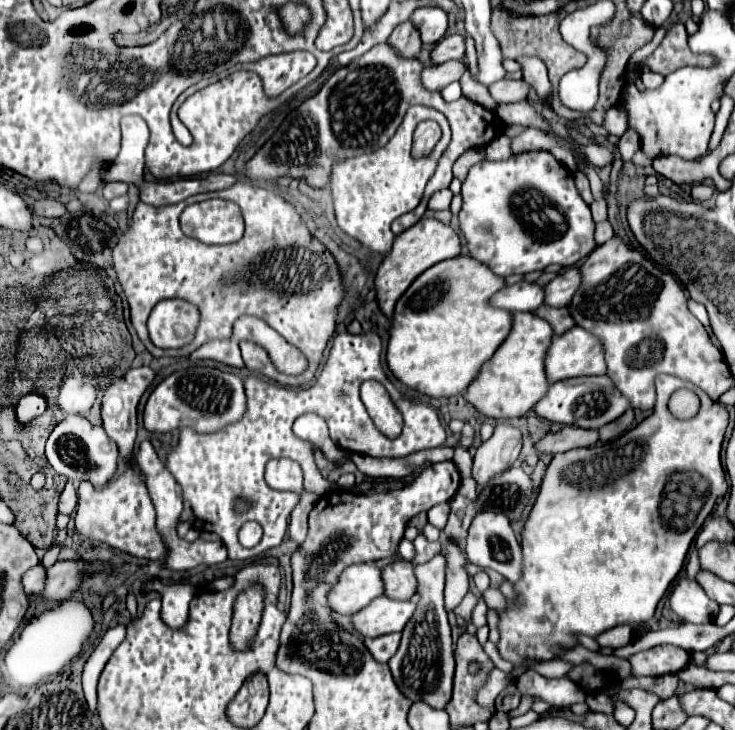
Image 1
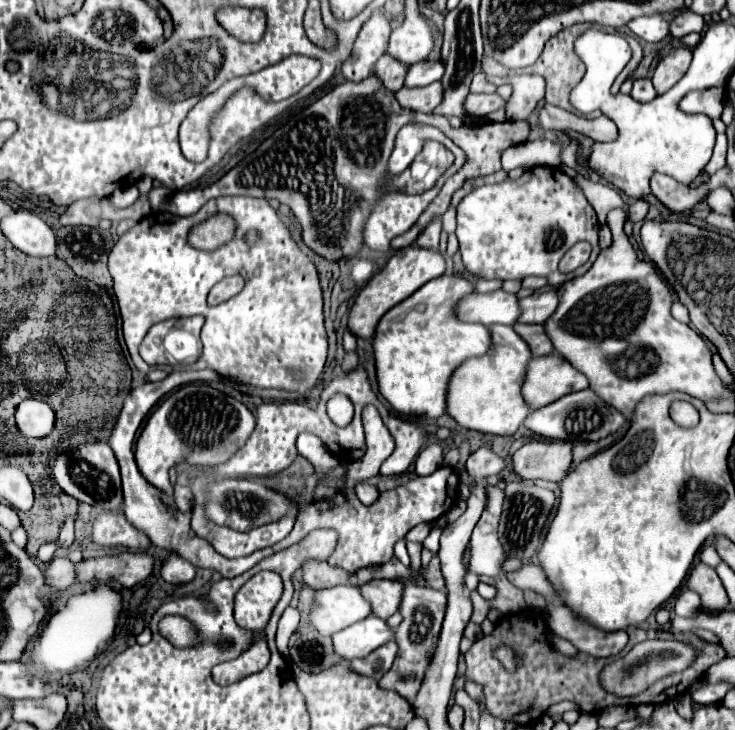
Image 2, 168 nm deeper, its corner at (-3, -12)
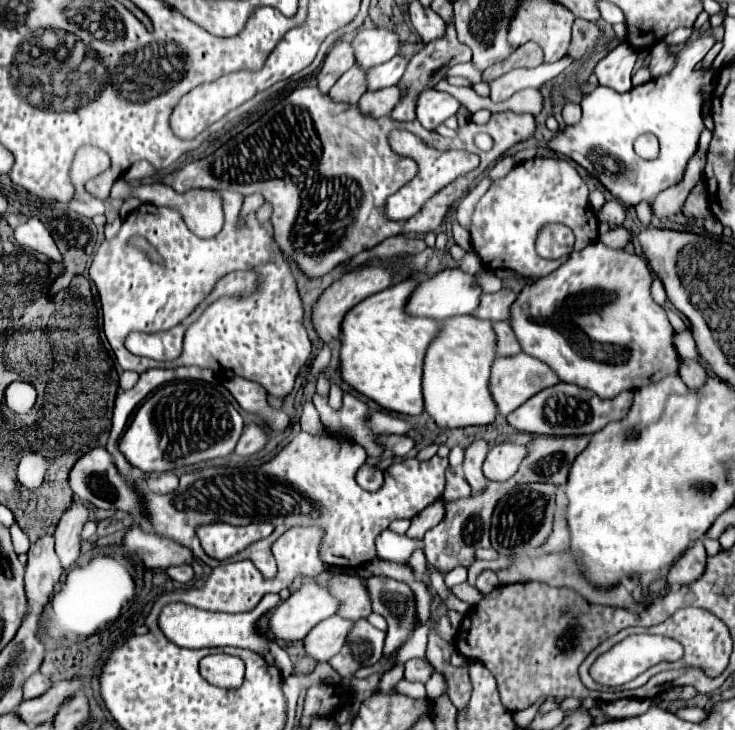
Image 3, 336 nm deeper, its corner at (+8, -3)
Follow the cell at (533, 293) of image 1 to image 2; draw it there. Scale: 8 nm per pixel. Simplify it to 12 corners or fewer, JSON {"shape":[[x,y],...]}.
{"shape":[[504,290],[468,296],[460,320],[514,326],[522,314]]}

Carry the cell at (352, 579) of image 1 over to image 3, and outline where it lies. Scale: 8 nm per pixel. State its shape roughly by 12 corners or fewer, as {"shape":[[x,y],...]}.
{"shape":[[309,581],[269,613],[275,639],[299,641],[337,601]]}

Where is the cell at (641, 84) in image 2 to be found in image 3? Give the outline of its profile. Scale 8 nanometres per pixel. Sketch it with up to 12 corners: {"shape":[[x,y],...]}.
{"shape":[[625,43],[597,59],[599,85],[629,91],[637,51]]}

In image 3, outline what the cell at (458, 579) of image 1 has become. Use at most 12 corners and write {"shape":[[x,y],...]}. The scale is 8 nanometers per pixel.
{"shape":[[409,659],[405,679],[425,683],[433,667],[427,659]]}

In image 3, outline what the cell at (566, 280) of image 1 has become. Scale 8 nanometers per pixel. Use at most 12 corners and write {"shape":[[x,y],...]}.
{"shape":[[501,289],[481,295],[471,315],[491,323],[505,321],[517,293]]}

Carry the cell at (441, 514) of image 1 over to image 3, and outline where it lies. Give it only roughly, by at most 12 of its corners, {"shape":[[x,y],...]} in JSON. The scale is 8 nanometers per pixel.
{"shape":[[423,551],[411,555],[407,565],[417,577],[425,573],[427,559]]}

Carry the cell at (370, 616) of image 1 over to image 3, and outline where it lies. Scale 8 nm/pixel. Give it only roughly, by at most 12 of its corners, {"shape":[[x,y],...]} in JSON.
{"shape":[[323,619],[303,639],[317,663],[343,647],[353,621]]}

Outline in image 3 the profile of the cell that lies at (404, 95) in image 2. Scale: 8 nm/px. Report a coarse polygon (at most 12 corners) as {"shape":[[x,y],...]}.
{"shape":[[397,87],[367,91],[357,107],[365,117],[385,117],[401,99]]}

